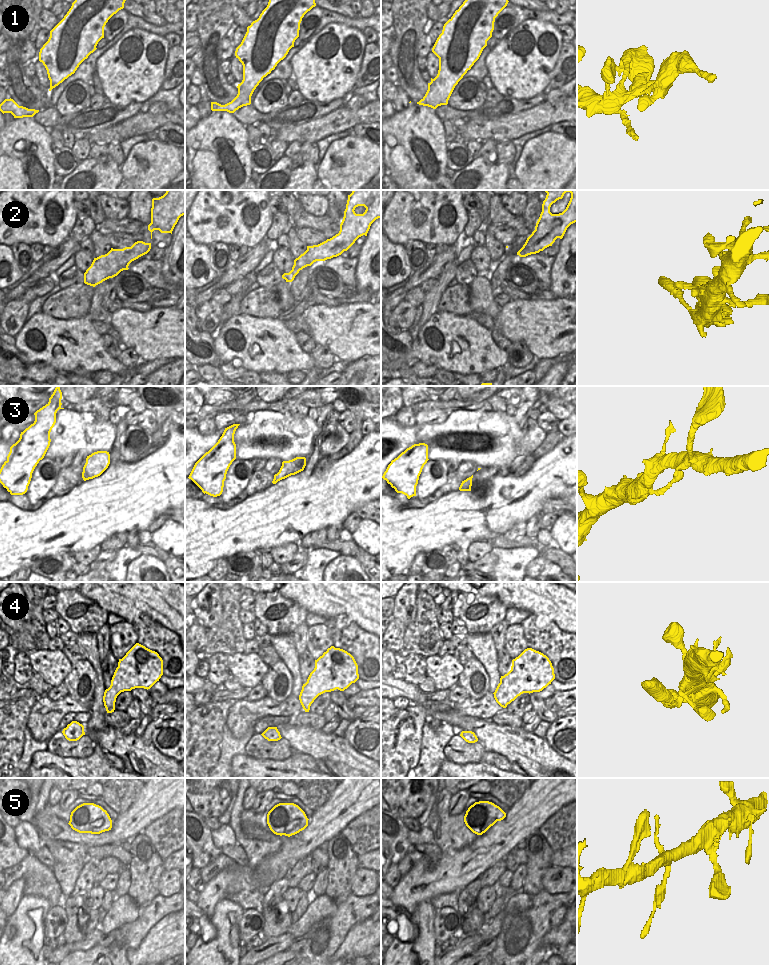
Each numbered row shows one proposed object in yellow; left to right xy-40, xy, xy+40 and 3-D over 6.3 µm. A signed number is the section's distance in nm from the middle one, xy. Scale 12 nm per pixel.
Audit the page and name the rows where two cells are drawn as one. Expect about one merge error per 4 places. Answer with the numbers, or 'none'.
5.

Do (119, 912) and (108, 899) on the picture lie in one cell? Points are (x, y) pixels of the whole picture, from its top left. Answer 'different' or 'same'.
different

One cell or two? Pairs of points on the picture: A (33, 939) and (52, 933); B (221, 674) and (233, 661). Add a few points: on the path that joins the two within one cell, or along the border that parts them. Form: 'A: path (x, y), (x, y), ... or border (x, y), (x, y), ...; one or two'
A: border (48, 912), (44, 923), (45, 937); two
B: border (227, 655), (227, 667), (230, 673); two

